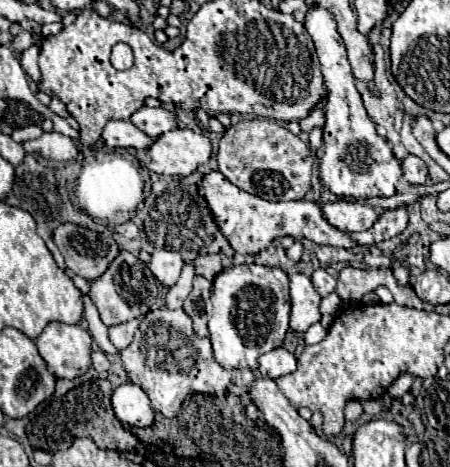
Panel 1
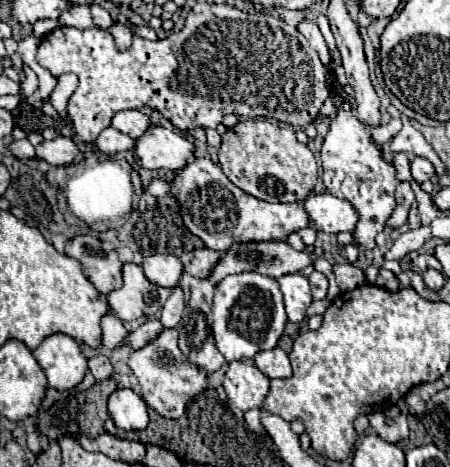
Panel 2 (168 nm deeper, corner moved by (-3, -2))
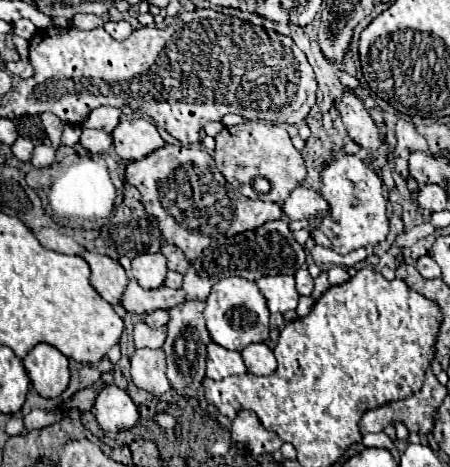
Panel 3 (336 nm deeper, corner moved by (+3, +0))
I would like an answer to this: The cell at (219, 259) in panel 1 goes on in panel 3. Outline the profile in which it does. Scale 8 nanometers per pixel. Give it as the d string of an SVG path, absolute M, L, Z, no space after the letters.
M163 244L163 246L161 246L161 254L167 258L167 268L169 268L169 270L175 270L175 272L185 274L187 268L191 266L189 260L185 258L185 254L181 252L181 248L177 248L177 246Z

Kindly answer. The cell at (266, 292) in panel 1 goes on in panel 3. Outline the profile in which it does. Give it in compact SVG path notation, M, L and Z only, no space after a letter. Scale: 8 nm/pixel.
M237 276L223 278L213 286L205 302L205 320L211 340L227 350L241 352L245 346L263 342L269 336L269 308L263 294L259 292L255 282Z

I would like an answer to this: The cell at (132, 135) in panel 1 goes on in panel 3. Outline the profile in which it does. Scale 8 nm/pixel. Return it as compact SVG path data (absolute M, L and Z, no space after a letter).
M85 128L85 130L83 130L83 134L81 134L79 144L81 144L83 148L87 148L89 152L99 154L99 152L109 150L109 148L111 148L111 144L113 144L113 140L111 140L111 136L109 136L107 132Z

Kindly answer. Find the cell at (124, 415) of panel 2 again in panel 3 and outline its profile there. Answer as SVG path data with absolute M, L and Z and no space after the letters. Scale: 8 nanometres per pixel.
M105 386L99 392L93 408L99 426L107 432L129 430L139 418L137 406L133 404L131 396L117 386Z

